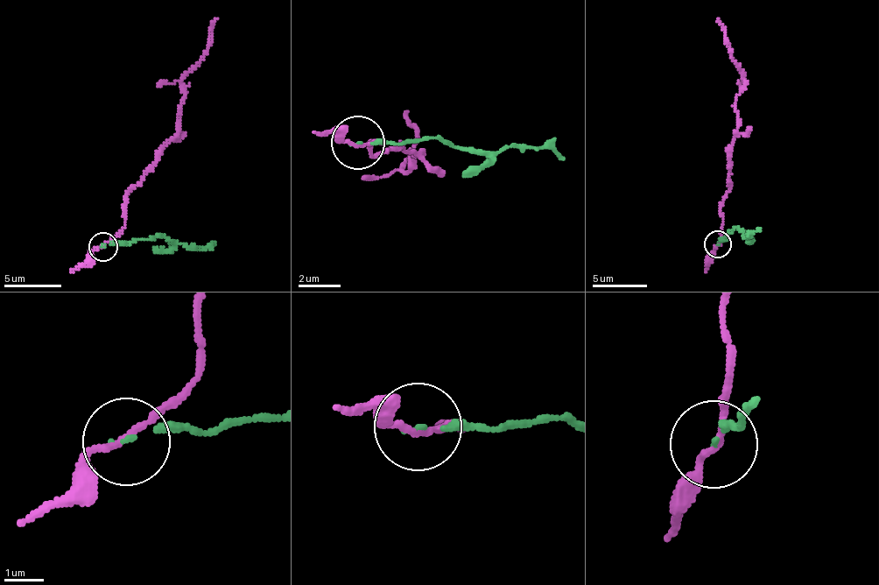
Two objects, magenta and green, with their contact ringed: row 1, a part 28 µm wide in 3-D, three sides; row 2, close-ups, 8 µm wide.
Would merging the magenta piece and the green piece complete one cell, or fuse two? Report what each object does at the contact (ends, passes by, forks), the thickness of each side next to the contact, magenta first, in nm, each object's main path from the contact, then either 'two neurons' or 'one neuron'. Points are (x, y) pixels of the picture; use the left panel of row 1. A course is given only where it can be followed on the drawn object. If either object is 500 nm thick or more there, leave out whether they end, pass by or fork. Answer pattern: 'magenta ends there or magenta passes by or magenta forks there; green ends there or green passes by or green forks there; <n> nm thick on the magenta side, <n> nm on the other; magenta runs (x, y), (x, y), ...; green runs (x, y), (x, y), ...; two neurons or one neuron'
magenta passes by; green ends there; 150 nm thick on the magenta side, 90 nm on the other; magenta runs (101, 247), (124, 224), (128, 191), (177, 131), (185, 95), (180, 78), (203, 57), (209, 27), (217, 18); green runs (101, 247), (152, 239), (211, 247), (214, 242); two neurons

